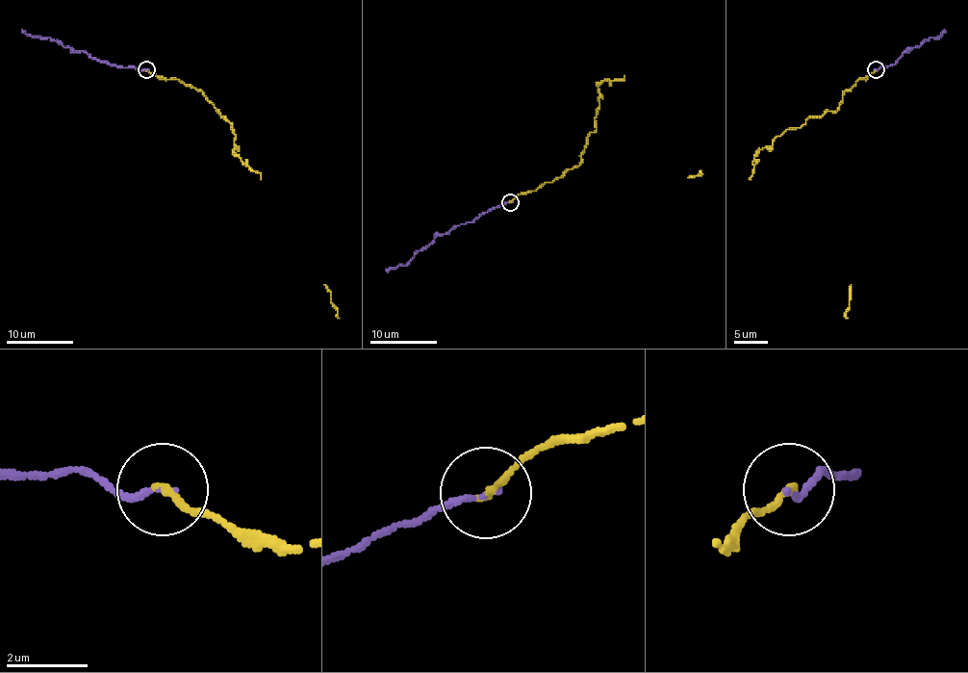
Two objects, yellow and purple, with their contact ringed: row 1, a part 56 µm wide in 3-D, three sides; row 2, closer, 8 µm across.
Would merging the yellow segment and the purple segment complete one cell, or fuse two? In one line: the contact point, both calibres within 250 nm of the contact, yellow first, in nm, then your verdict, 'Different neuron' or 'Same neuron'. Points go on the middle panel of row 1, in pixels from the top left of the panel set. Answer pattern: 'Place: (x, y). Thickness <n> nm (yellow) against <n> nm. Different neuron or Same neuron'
Place: (510, 202). Thickness 190 nm (yellow) against 140 nm. Same neuron

